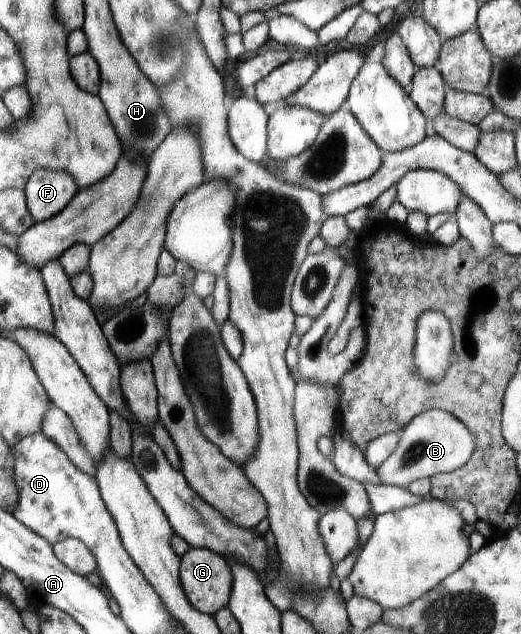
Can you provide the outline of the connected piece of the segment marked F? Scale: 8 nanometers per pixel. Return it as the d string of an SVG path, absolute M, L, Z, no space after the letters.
M35 170L24 186L27 206L35 223L57 216L80 191L78 180L63 170Z

